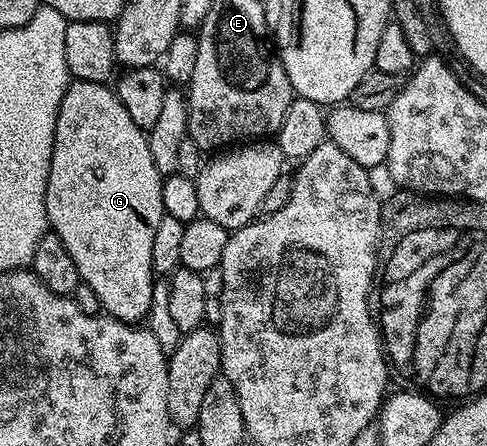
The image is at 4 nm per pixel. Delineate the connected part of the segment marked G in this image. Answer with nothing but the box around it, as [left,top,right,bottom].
[45,80,163,326]

